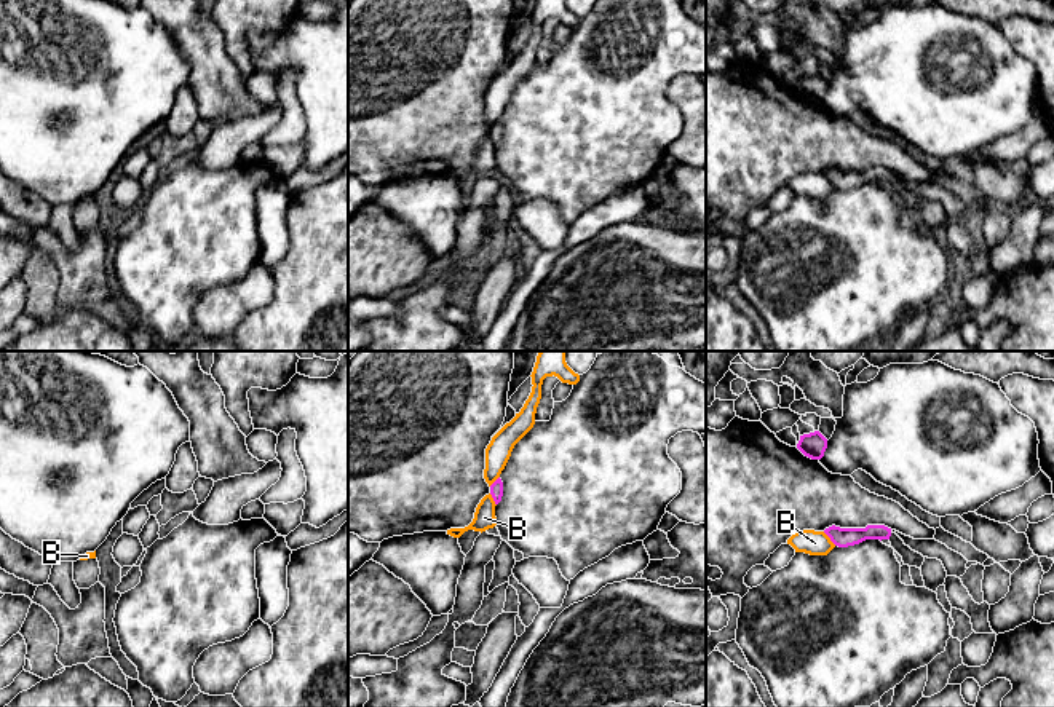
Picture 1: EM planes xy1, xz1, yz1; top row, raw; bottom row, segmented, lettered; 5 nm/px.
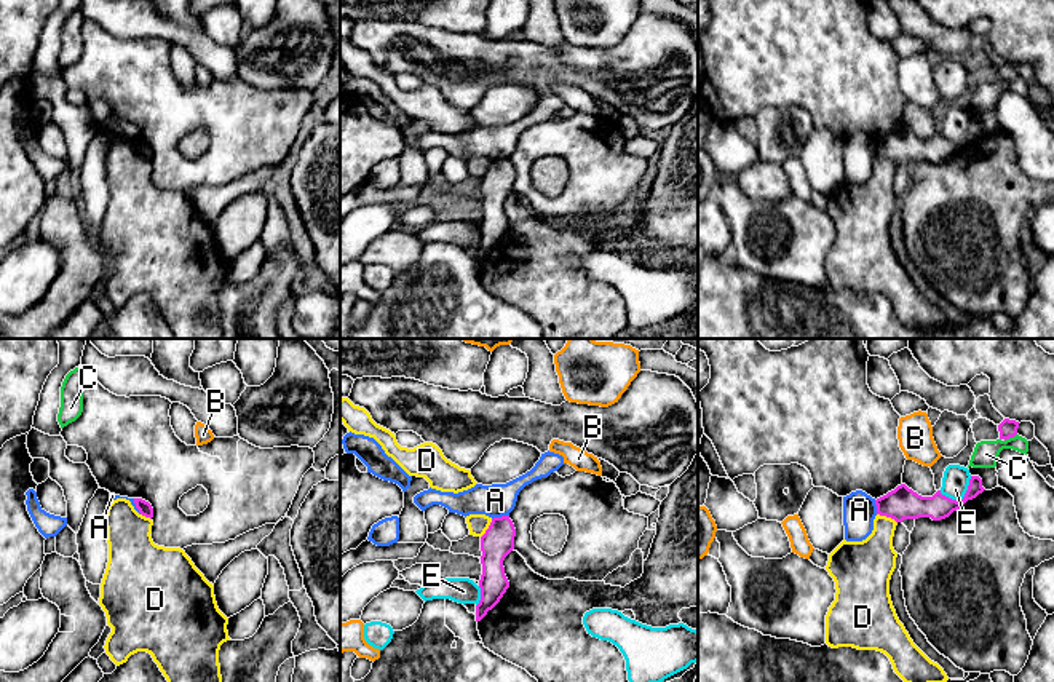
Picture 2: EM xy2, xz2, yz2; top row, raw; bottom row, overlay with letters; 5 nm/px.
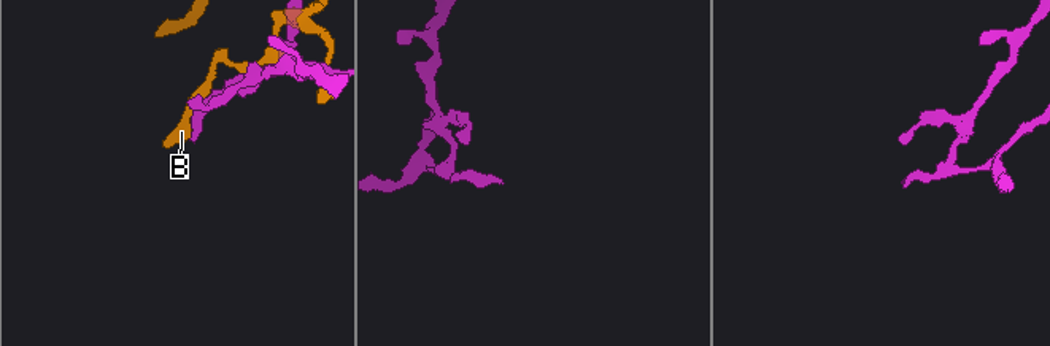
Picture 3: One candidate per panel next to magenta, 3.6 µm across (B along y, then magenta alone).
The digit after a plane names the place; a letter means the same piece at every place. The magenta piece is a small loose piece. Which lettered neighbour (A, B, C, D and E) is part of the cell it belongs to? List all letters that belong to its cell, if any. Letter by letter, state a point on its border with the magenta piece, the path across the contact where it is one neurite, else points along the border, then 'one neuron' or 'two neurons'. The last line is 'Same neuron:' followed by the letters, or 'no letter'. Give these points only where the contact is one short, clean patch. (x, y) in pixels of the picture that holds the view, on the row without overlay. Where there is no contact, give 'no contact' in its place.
A: meets magenta in xz2 at (502, 158); border along xz2 (508, 157), (492, 162); two neurons
B: meets magenta in yz1 at (829, 179); two neurons
C: meets magenta in yz2 at (1010, 79); two neurons
D: meets magenta in yz2 at (887, 158); border along yz2 (877, 155), (896, 165); two neurons
E: meets magenta in yz2 at (960, 142); two neurons
Same neuron: no letter

